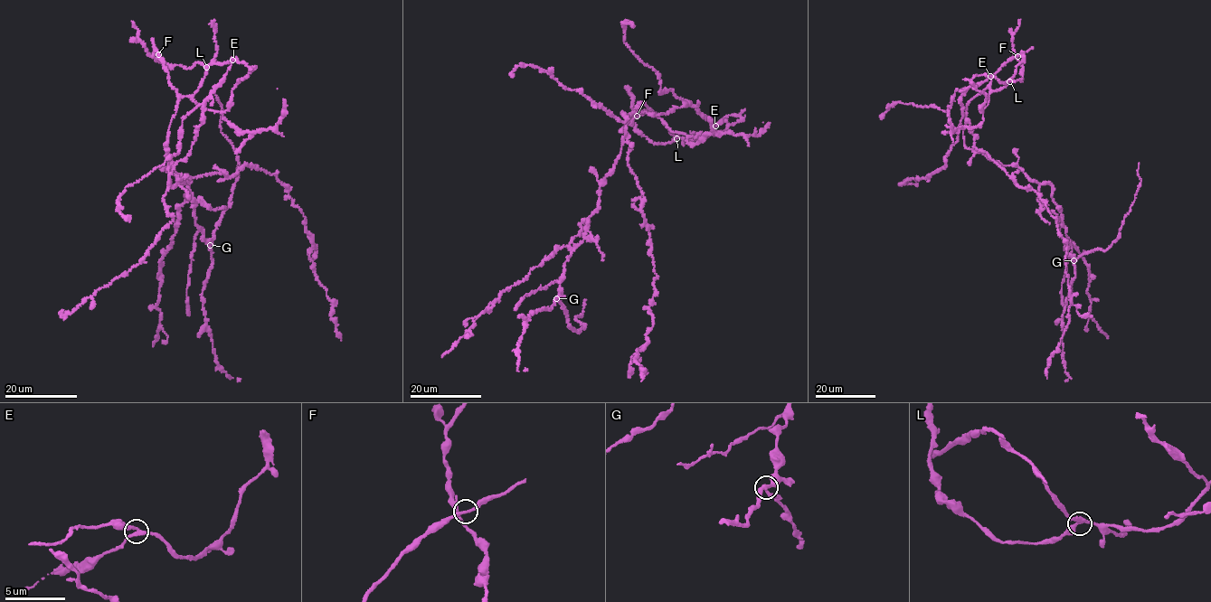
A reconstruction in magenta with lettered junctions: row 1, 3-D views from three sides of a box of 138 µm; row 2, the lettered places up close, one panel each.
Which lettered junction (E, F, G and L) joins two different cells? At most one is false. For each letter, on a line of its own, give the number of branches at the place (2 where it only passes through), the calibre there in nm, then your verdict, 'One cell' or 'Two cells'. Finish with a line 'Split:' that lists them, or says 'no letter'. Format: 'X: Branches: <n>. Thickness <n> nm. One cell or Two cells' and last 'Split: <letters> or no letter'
E: Branches: 3. Thickness 280 nm. One cell
F: Branches: 3. Thickness 260 nm. One cell
G: Branches: 3. Thickness 280 nm. Two cells
L: Branches: 3. Thickness 300 nm. One cell
Split: G

